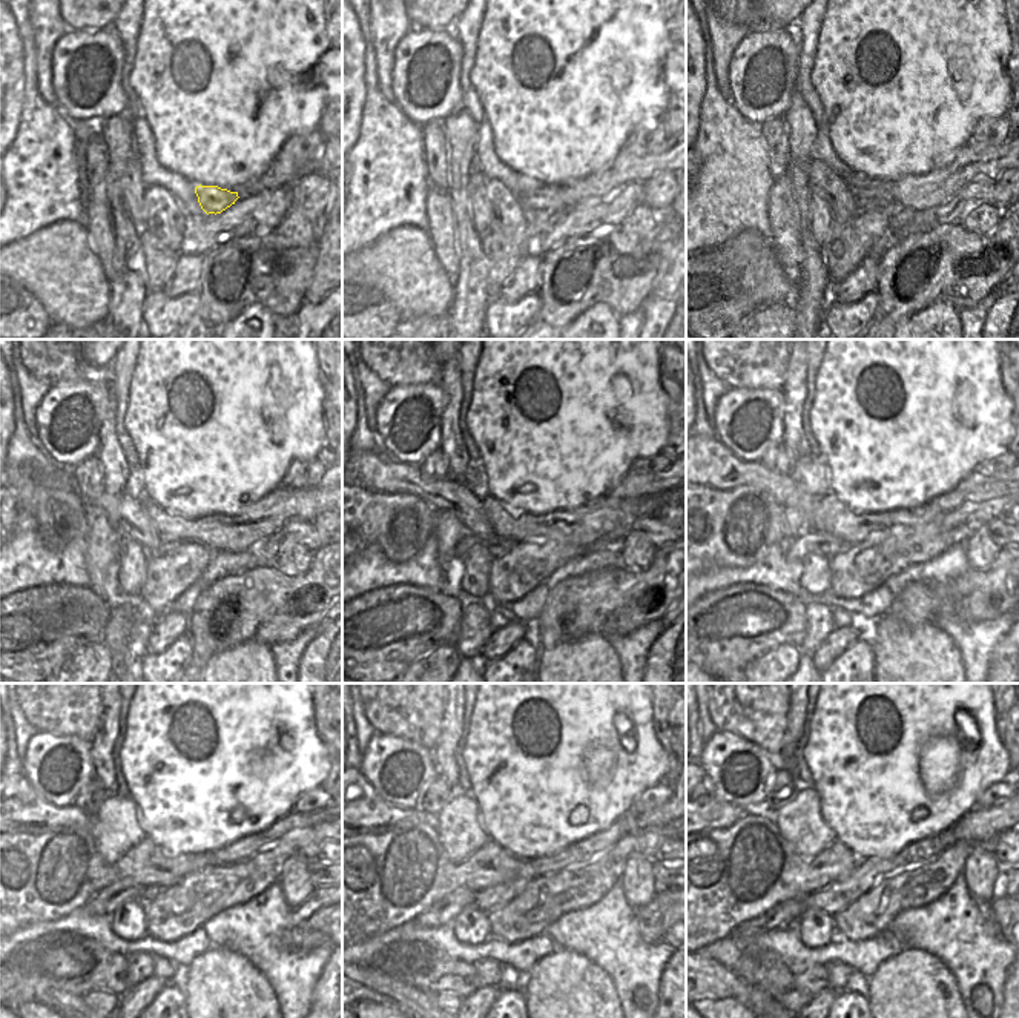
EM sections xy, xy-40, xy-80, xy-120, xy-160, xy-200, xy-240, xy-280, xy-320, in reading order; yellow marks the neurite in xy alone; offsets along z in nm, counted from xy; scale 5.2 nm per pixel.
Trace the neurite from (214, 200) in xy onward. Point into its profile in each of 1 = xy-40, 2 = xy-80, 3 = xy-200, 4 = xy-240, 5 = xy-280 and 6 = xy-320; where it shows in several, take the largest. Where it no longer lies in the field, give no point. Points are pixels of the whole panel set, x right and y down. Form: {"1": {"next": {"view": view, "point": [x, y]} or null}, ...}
{"1": {"next": {"view": "xy-40", "point": [547, 198]}}, "2": {"next": {"view": "xy-80", "point": [867, 197]}}, "3": {"next": {"view": "xy-200", "point": [824, 544]}}, "4": {"next": {"view": "xy-240", "point": [108, 900]}}, "5": {"next": {"view": "xy-280", "point": [442, 912]}}, "6": {"next": {"view": "xy-320", "point": [788, 912]}}}

